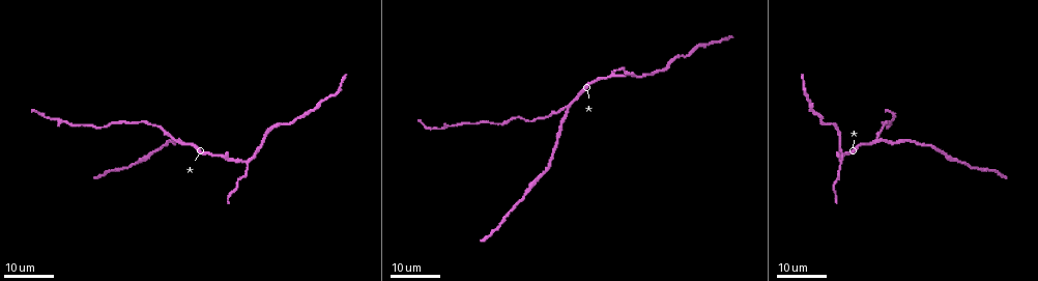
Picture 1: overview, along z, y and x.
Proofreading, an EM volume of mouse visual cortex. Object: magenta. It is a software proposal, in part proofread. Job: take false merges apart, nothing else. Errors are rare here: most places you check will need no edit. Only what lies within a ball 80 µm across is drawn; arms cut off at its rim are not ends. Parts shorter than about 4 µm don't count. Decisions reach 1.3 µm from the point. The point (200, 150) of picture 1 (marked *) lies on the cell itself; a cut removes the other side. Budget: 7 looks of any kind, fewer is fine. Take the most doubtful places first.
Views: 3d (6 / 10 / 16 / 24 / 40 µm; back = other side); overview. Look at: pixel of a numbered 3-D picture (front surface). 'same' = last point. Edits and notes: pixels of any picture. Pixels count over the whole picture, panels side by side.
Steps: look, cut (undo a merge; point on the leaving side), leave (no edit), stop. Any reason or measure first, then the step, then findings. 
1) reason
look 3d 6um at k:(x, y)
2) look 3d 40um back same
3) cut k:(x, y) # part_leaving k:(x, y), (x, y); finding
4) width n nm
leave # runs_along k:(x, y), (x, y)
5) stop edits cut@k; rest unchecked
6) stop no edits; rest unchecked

thin arm on a thick one
look 3d 24um at 1:(567, 109)

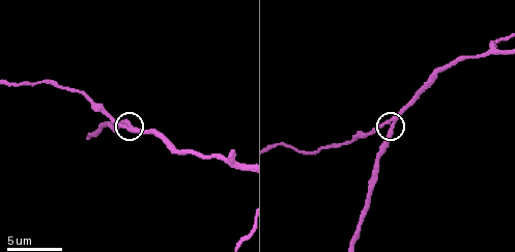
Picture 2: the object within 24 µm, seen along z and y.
look 3d 6um at 2:(392, 123)

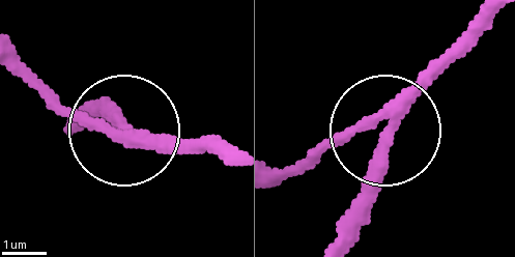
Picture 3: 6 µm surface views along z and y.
leave # runs_along 3:(489, 25), (400, 114), (333, 133), (277, 170); all the same cell

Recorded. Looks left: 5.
a fork
look 3d 24um at 1:(245, 164)

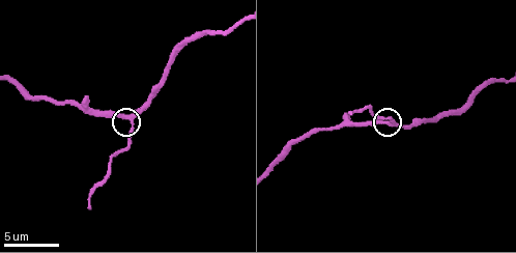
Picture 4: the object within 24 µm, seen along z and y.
look 3d 6um at 4:(132, 118)

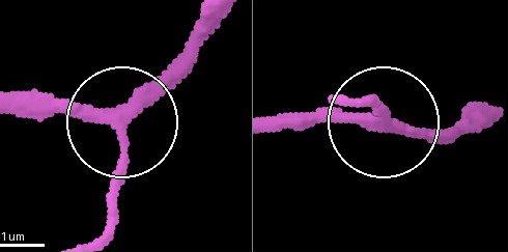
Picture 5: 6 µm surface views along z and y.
look 3d 6um back at 5:(122, 123)

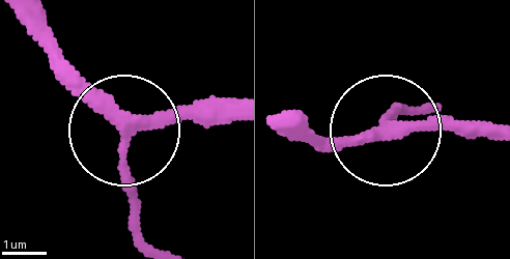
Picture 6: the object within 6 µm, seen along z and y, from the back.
side_arm 10 um
leave # runs_along 6:(231, 104), (187, 104), (123, 125), (131, 237); continuous, no second cell

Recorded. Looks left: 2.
three arms meet
look 3d 24um at 1:(60, 119)

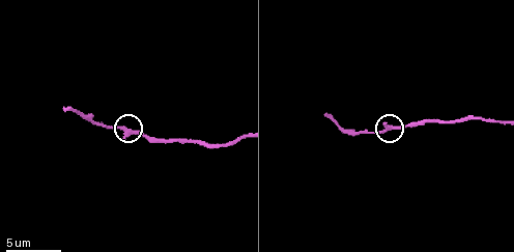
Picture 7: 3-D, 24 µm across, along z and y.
closer look
look 3d 6um at 7:(123, 132)

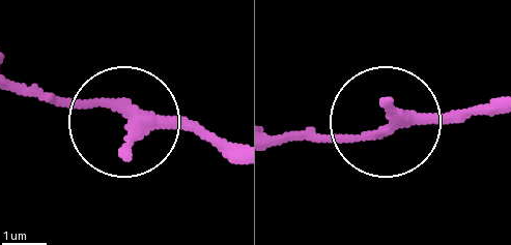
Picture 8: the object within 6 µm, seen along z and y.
width 230 nm
leave # runs_along 8:(493, 100), (360, 141), (286, 141); one cell here

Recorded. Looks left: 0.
stop no edits; rest unchecked

